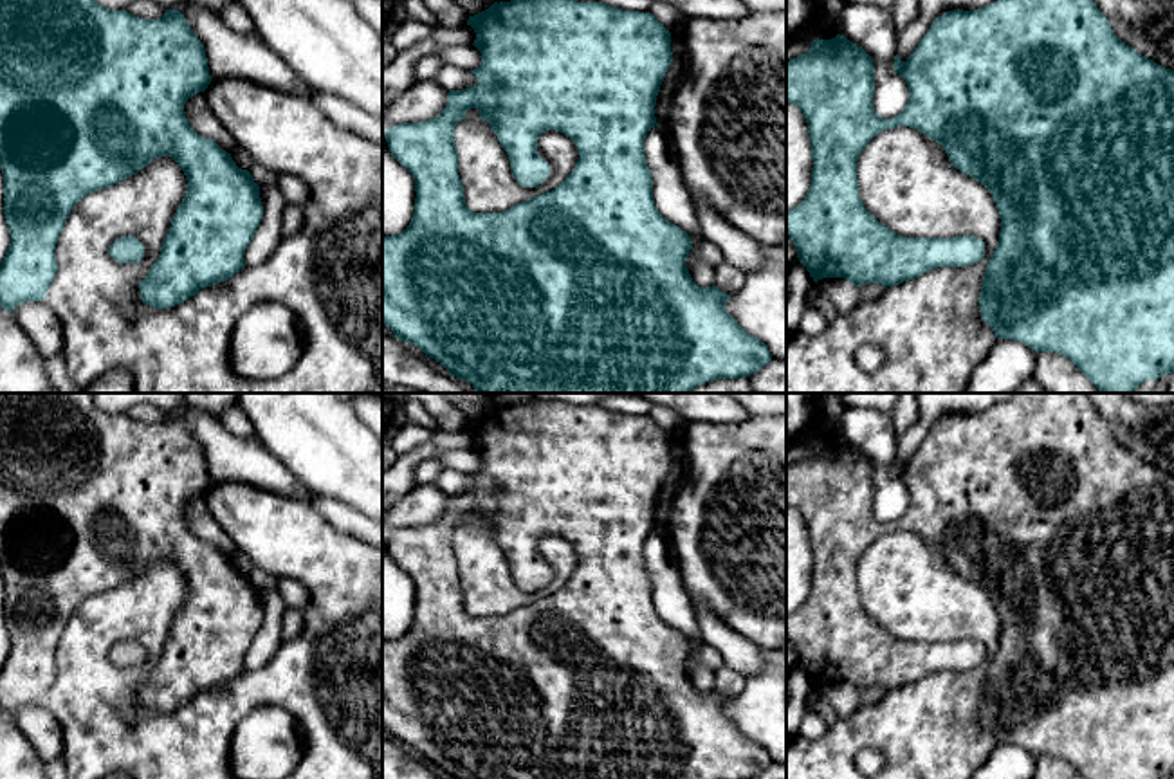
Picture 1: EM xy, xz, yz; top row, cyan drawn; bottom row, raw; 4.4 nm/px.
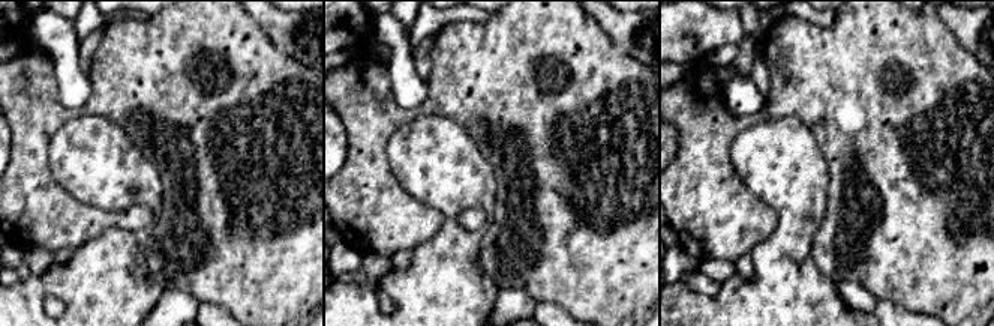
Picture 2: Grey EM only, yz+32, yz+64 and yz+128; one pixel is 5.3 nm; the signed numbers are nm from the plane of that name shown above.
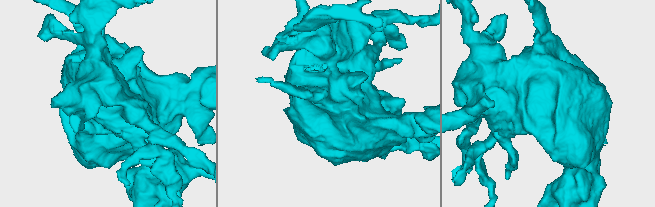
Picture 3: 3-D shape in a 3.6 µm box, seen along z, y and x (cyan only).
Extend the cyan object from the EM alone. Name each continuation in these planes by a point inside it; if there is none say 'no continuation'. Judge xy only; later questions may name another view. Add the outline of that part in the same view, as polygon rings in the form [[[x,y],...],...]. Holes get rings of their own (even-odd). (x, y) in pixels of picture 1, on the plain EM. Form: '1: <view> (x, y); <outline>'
no continuation

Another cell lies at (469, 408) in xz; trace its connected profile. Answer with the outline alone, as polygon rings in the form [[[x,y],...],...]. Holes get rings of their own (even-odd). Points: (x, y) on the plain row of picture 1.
[[[449,399],[451,404],[462,411],[469,420],[474,420],[494,408],[492,400],[467,400],[467,399]]]

